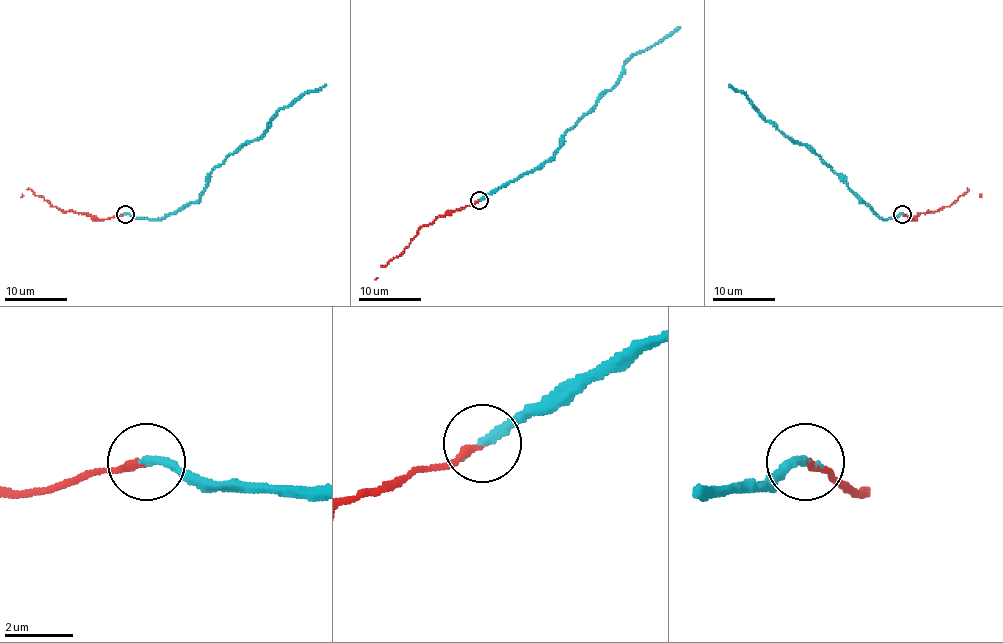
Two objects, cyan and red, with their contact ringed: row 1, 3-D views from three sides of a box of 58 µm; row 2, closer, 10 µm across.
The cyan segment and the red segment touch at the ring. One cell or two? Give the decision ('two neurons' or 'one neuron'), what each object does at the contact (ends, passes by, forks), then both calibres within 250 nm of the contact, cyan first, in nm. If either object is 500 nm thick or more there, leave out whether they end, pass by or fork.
two neurons; cyan ends there; red ends there; 280 nm thick on the cyan side, 190 nm on the other

